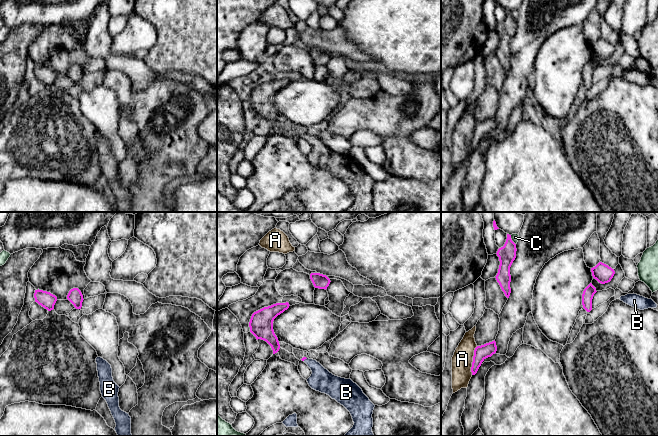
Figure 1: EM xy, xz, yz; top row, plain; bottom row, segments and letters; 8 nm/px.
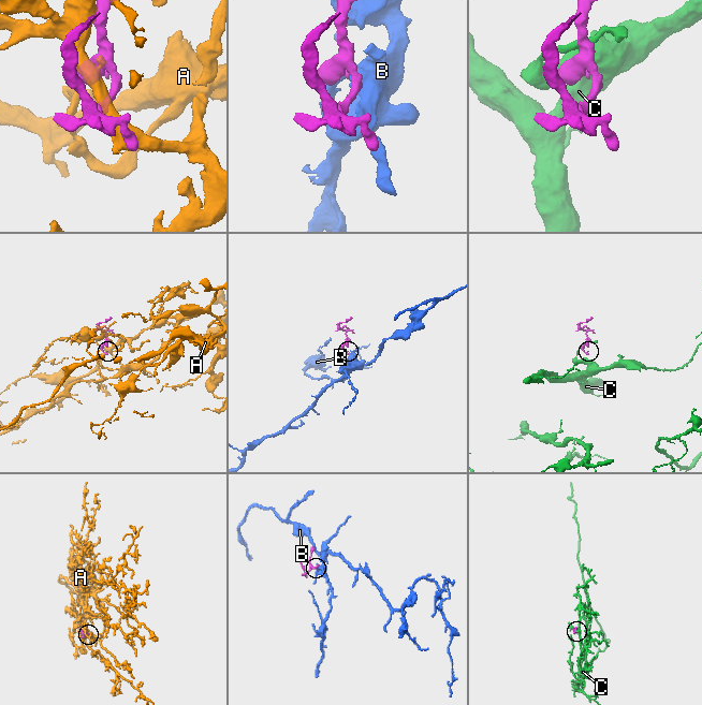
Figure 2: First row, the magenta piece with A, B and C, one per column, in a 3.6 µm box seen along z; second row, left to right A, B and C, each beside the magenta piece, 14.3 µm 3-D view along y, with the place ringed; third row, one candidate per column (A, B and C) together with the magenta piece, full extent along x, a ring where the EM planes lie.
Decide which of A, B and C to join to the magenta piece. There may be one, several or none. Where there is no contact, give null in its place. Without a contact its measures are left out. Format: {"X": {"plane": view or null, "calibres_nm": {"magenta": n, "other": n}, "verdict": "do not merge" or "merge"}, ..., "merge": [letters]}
{"A": {"plane": "yz", "calibres_nm": {"magenta": 120, "other": 160}, "verdict": "do not merge"}, "B": {"plane": "xz", "calibres_nm": {"magenta": 20, "other": 180}, "verdict": "merge"}, "C": {"plane": "yz", "calibres_nm": {"magenta": 140, "other": 60}, "verdict": "do not merge"}, "merge": ["B"]}

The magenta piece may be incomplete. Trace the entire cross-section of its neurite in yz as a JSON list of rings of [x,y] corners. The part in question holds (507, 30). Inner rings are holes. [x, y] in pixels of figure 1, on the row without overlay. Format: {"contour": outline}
{"contour": [[[507,10],[504,22],[499,24],[496,29],[499,33],[500,41],[495,54],[507,74],[509,74],[511,69],[510,43],[516,34],[516,27],[516,20],[512,17],[511,11]]]}

